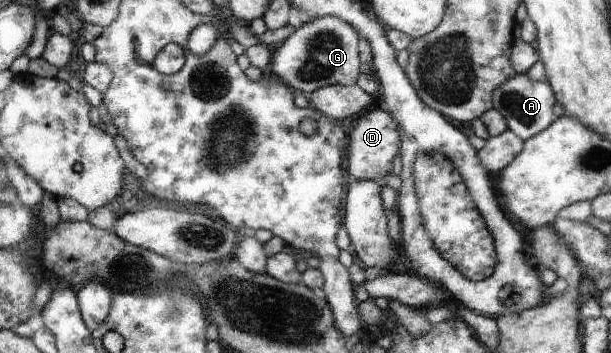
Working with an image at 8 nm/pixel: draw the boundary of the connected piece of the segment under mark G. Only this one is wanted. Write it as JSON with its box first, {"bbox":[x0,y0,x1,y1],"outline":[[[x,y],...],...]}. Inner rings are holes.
{"bbox":[268,16,360,93],"outline":[[[321,16],[312,18],[309,22],[305,22],[301,27],[282,41],[279,47],[272,55],[269,63],[268,72],[277,76],[286,86],[293,86],[299,93],[311,93],[316,89],[330,85],[350,86],[357,81],[359,75],[359,43],[360,33],[353,29],[349,22],[343,21],[335,16]]]}

